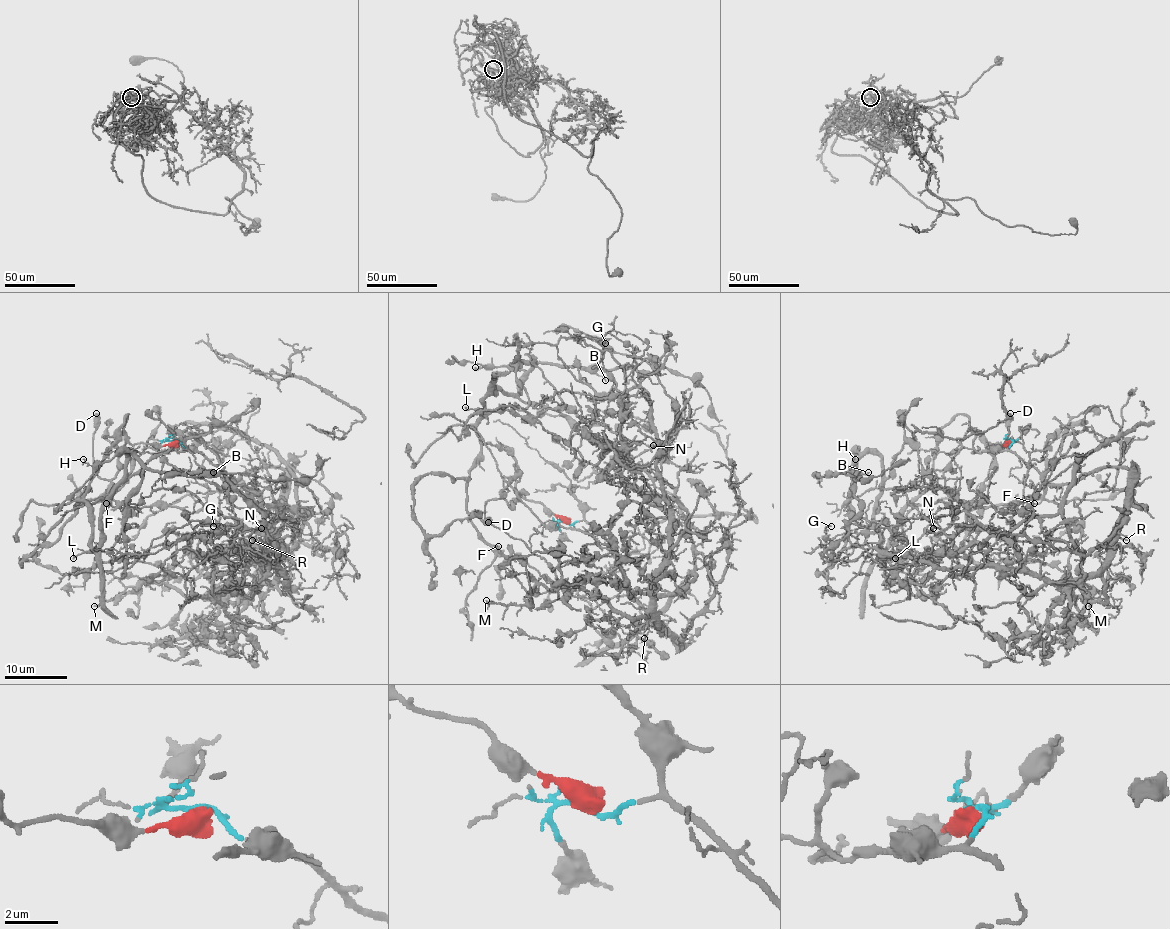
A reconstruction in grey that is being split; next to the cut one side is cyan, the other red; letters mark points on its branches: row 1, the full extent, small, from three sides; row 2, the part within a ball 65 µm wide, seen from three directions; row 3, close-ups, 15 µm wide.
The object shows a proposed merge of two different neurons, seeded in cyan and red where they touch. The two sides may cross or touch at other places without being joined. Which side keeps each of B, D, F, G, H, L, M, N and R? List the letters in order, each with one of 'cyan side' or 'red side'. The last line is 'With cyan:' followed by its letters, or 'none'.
B: red side
D: red side
F: red side
G: cyan side
H: red side
L: red side
M: cyan side
N: cyan side
R: cyan side
With cyan: G, M, N, R

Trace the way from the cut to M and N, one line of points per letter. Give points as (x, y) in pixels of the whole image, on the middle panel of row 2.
M: (566, 522), (609, 544), (676, 642), (572, 584), (485, 600)
N: (566, 522), (609, 544), (676, 642), (655, 609), (672, 517), (622, 475), (636, 441), (653, 446)

